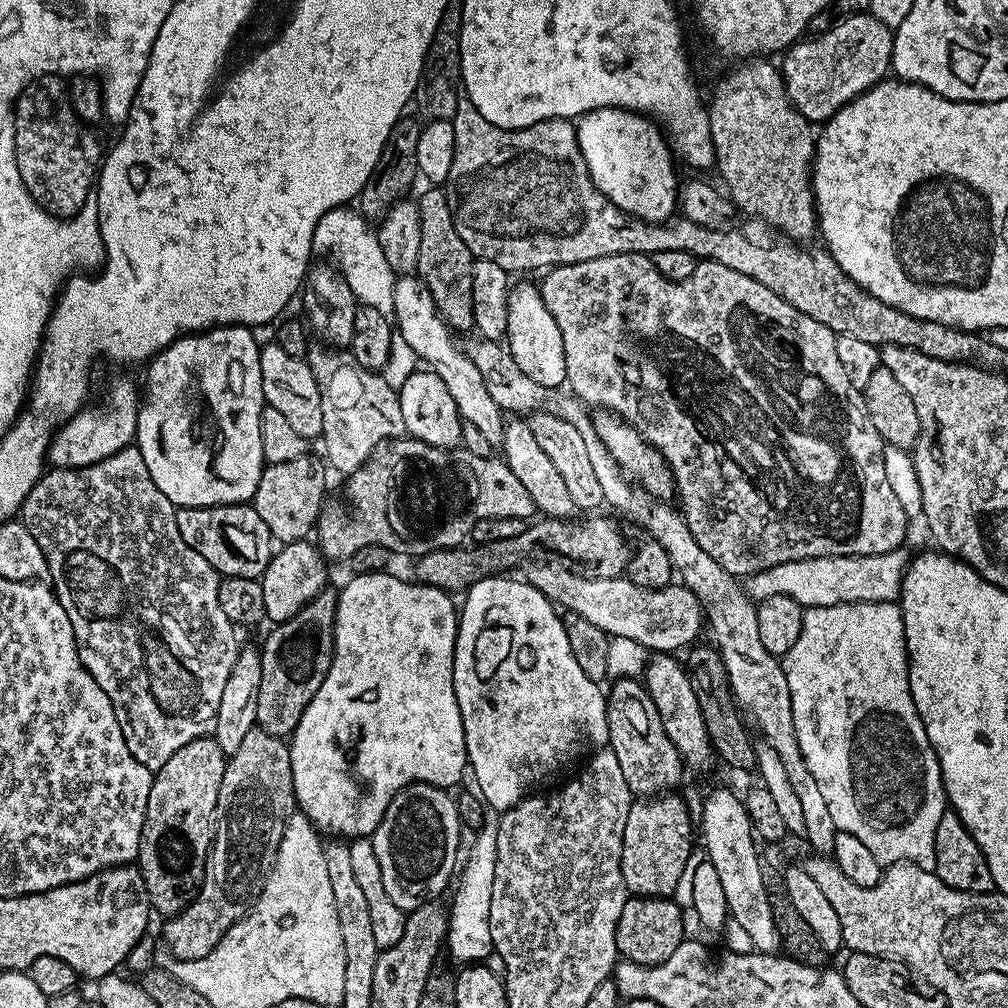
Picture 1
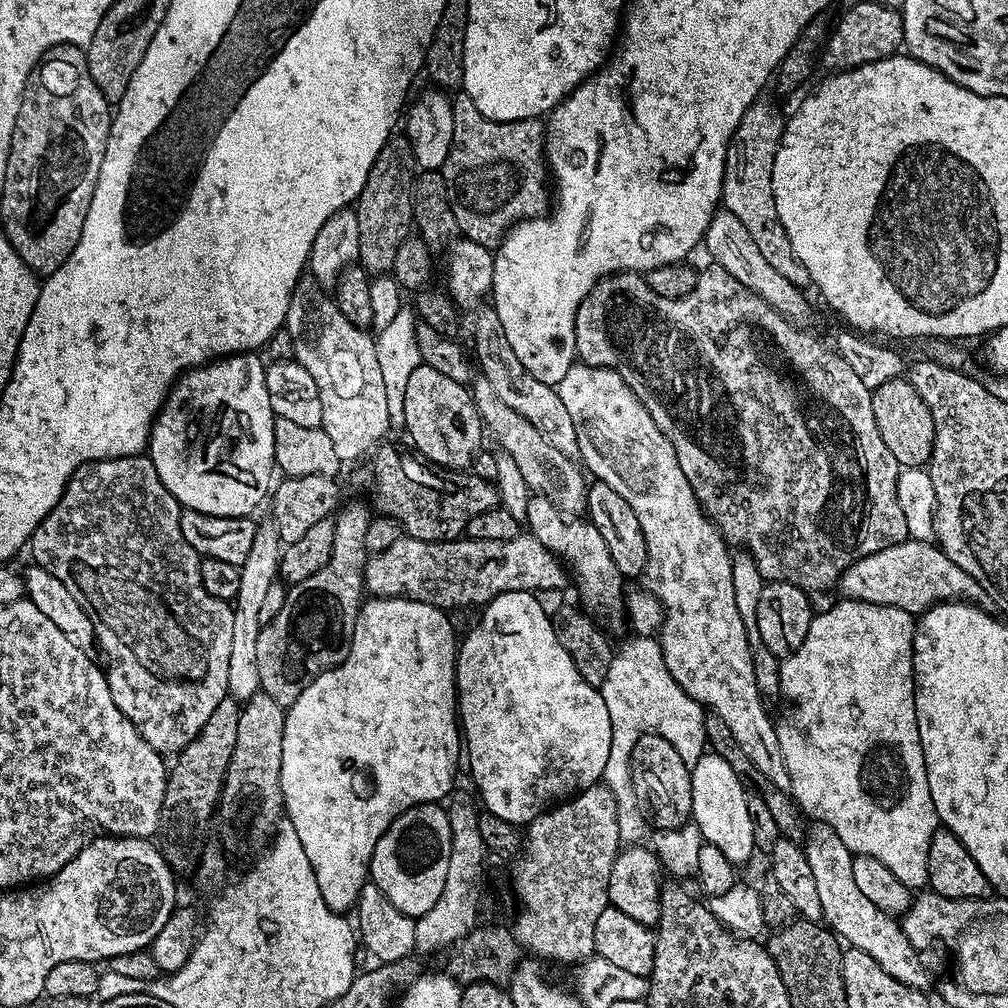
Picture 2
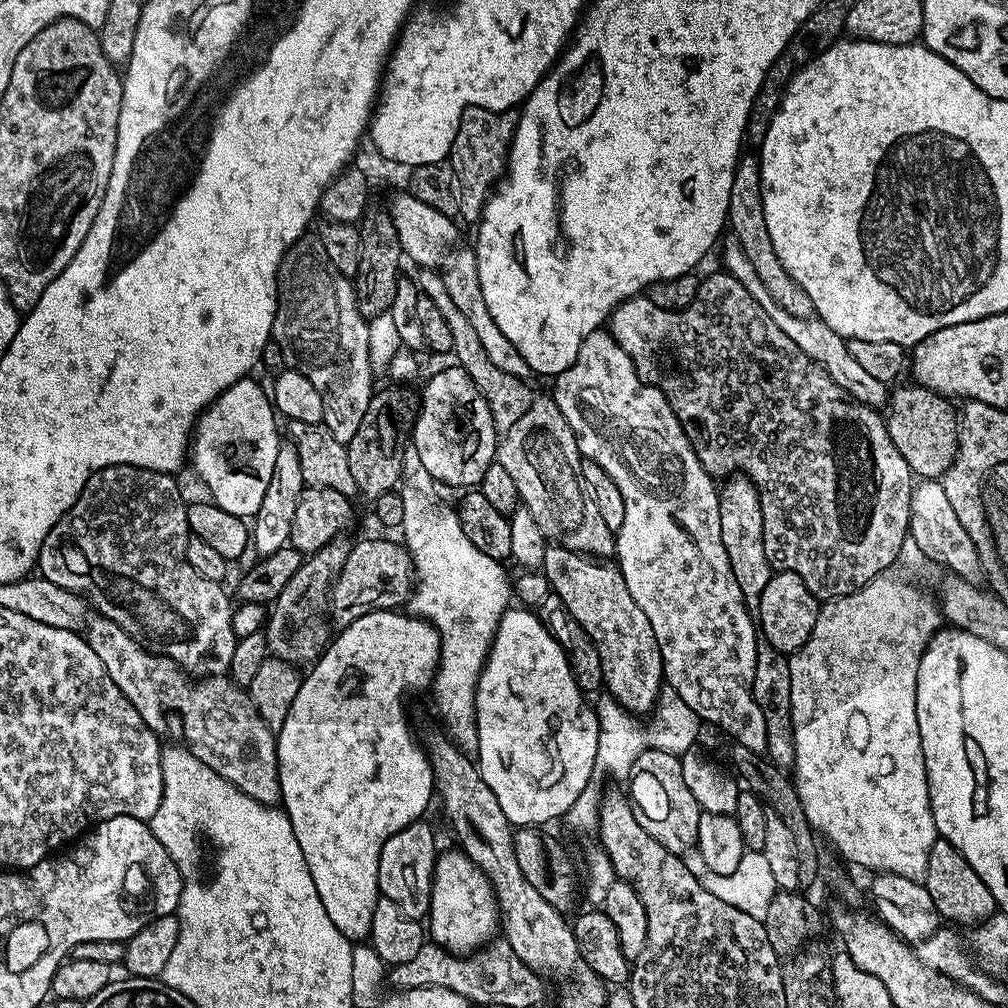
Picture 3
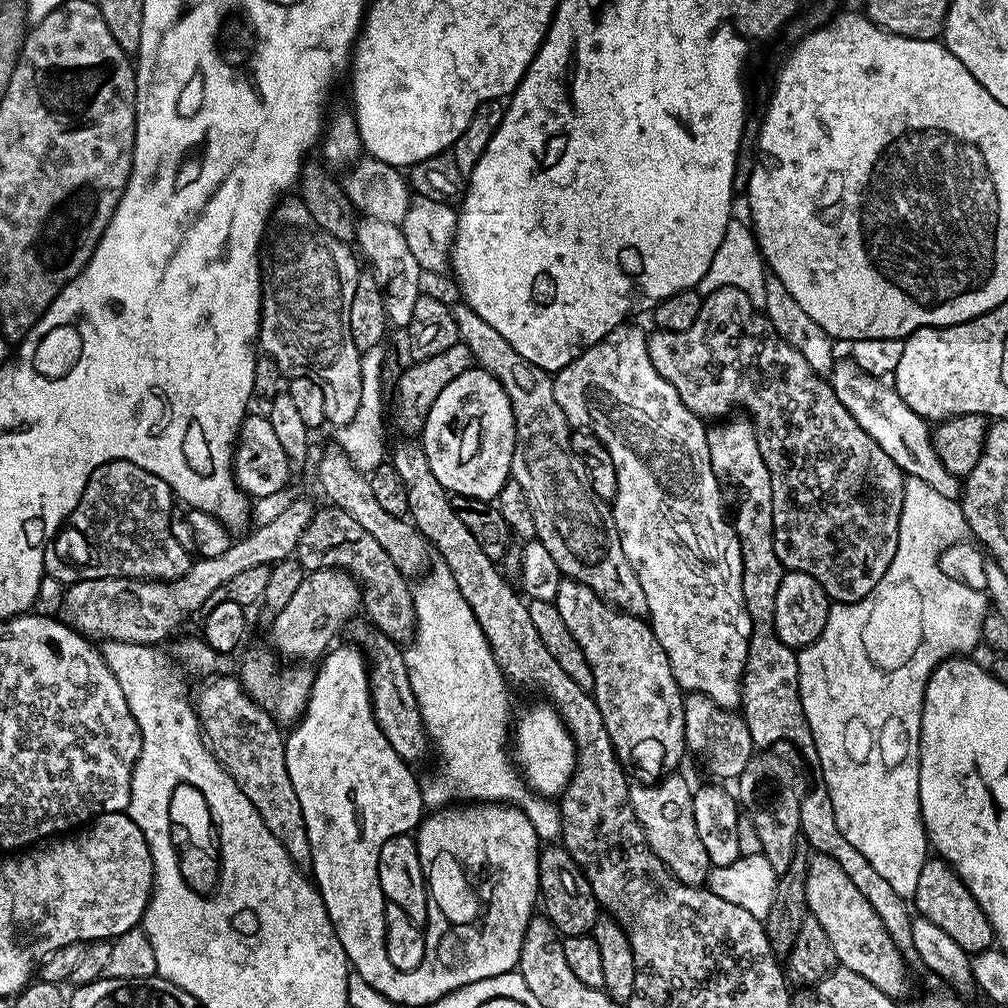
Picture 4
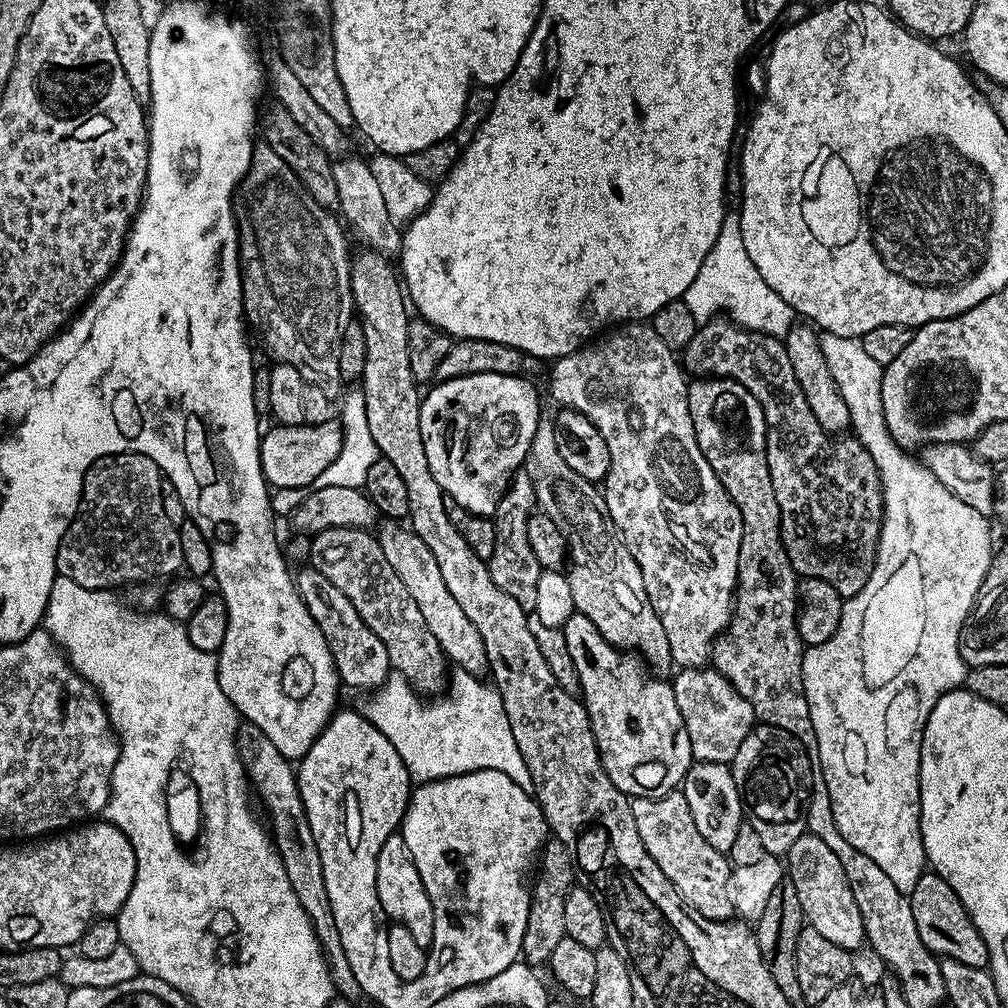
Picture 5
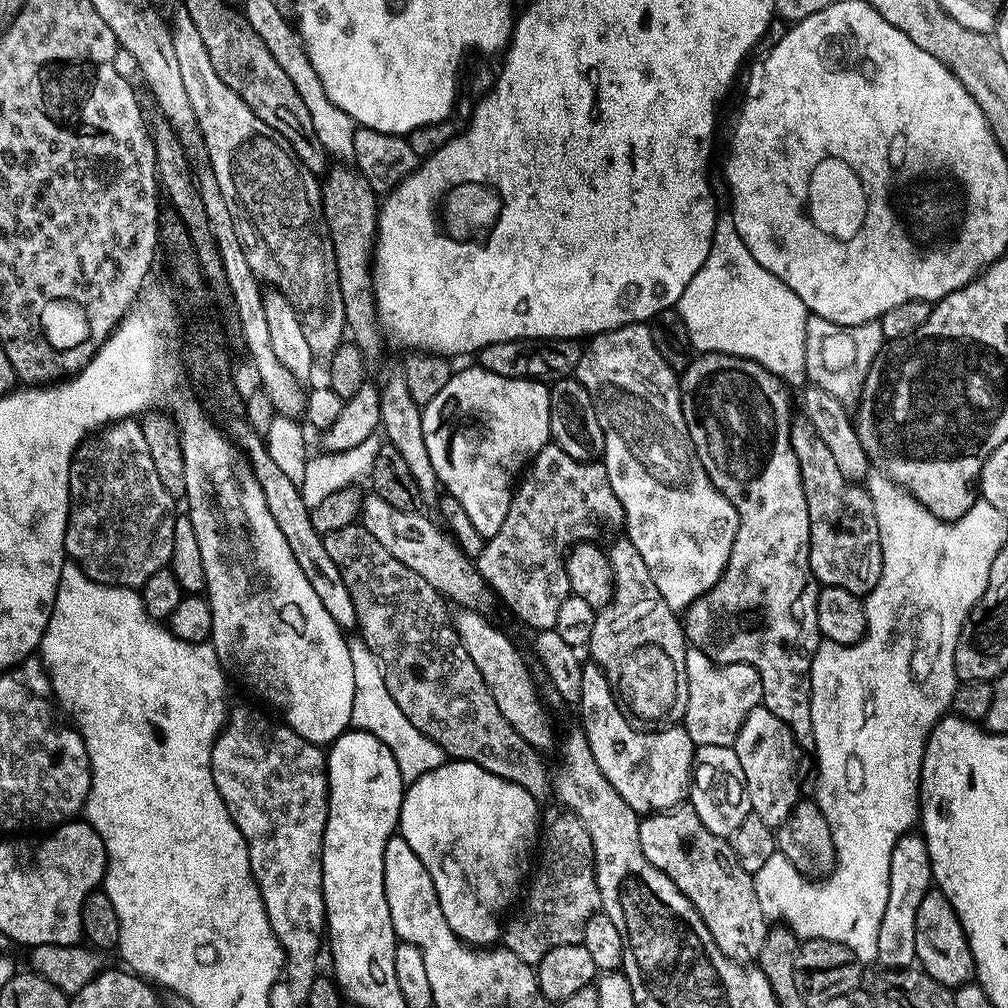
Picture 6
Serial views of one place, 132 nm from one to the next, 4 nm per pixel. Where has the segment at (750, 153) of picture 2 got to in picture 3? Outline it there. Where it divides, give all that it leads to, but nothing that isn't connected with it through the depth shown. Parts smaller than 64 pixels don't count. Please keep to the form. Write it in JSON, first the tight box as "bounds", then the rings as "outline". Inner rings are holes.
{"bounds":[727,155,812,318],"outline":[[[741,155],[740,161],[736,163],[734,186],[730,186],[727,227],[730,232],[732,228],[731,235],[742,246],[746,258],[750,258],[750,266],[758,270],[758,278],[762,278],[766,290],[776,299],[778,306],[782,306],[786,314],[794,314],[798,318],[811,317],[812,303],[806,290],[802,290],[802,286],[798,286],[790,274],[786,274],[786,266],[782,266],[778,254],[774,254],[774,242],[770,242],[770,230],[766,230],[766,214],[762,210],[760,161],[755,155]]]}

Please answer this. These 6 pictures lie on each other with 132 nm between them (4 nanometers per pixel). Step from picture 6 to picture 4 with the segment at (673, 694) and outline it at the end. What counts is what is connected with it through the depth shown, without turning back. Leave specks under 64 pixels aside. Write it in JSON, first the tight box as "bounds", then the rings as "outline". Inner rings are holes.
{"bounds":[451,303,647,618],"outline":[[[453,303],[451,310],[454,322],[458,326],[459,343],[465,344],[473,361],[479,367],[485,368],[504,387],[512,403],[516,441],[511,479],[516,480],[526,492],[526,502],[530,502],[530,510],[534,514],[536,539],[542,542],[542,546],[546,546],[546,550],[550,550],[554,562],[558,562],[561,577],[590,586],[594,594],[601,596],[607,604],[621,608],[623,612],[641,618],[647,617],[646,594],[642,594],[642,582],[638,582],[638,574],[634,574],[622,550],[611,503],[594,494],[594,486],[590,482],[586,466],[582,466],[578,454],[574,454],[572,432],[566,414],[562,414],[562,406],[558,406],[554,398],[552,376],[534,366],[534,362],[526,362],[526,358],[522,358],[522,354],[518,354],[518,350],[514,350],[514,346],[510,346],[510,342],[506,342],[506,338],[502,338],[498,330],[494,330],[494,326],[482,322],[482,318],[478,318],[478,314],[474,314],[474,310],[470,310],[468,304]]]}

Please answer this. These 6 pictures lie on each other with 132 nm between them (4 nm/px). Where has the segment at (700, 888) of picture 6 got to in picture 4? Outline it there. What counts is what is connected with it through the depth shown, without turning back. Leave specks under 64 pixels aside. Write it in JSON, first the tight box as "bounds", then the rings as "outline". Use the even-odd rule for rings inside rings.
{"bounds":[628,774,710,886],"outline":[[[669,774],[663,780],[655,782],[636,782],[629,787],[628,800],[632,803],[634,814],[646,834],[646,842],[656,857],[668,867],[683,884],[700,886],[707,881],[710,871],[706,849],[702,847],[702,838],[698,838],[698,826],[694,826],[694,806],[692,805],[693,785],[688,785],[680,774]]]}

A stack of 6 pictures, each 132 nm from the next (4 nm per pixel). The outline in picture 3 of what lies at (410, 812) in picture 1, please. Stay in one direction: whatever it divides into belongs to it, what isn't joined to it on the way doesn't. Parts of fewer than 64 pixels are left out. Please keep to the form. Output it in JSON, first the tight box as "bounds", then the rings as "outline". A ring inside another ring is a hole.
{"bounds":[378,822,438,921],"outline":[[[417,822],[398,830],[382,846],[382,854],[378,862],[378,882],[383,899],[394,902],[402,914],[423,921],[428,909],[432,907],[432,871],[436,865],[438,847],[436,848],[436,832],[425,822]]]}

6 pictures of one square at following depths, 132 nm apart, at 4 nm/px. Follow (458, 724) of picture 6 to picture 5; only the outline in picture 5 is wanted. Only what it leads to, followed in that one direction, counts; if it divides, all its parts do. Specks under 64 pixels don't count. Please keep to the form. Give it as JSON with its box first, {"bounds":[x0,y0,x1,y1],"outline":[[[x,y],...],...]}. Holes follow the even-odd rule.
{"bounds":[311,528,446,693],"outline":[[[331,528],[315,533],[311,537],[311,567],[326,574],[326,578],[330,578],[330,582],[334,582],[350,602],[354,602],[354,610],[358,610],[362,622],[382,638],[389,665],[399,675],[405,676],[417,693],[443,693],[446,688],[444,651],[440,649],[438,638],[430,634],[430,626],[426,626],[418,602],[410,598],[406,586],[402,586],[402,578],[398,578],[394,566],[386,562],[379,539],[372,534],[363,528]]]}

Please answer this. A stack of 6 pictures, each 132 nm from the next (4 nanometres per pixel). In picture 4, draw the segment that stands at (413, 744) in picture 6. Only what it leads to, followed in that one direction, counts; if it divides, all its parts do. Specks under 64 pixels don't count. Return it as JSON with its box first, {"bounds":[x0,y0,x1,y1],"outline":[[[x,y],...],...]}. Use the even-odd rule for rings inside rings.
{"bounds":[406,562,562,842],"outline":[[[436,562],[431,568],[423,573],[422,578],[417,584],[414,584],[414,610],[416,611],[416,635],[414,642],[409,643],[406,648],[406,659],[408,661],[408,673],[410,674],[410,687],[415,690],[418,700],[418,710],[422,713],[422,722],[424,723],[424,731],[427,732],[429,741],[438,751],[440,751],[440,760],[444,763],[444,776],[448,779],[448,784],[452,788],[456,788],[456,792],[460,796],[468,796],[464,798],[502,798],[503,803],[511,804],[514,808],[520,808],[526,814],[526,818],[530,818],[530,823],[534,825],[534,834],[538,834],[538,838],[542,842],[556,842],[562,837],[562,820],[560,818],[560,809],[551,799],[538,796],[524,782],[524,777],[520,775],[513,757],[510,755],[510,744],[504,741],[504,723],[508,720],[508,696],[504,693],[506,689],[506,681],[501,674],[500,669],[496,667],[496,659],[488,645],[486,634],[482,634],[482,626],[478,626],[478,618],[474,618],[474,610],[470,610],[470,606],[466,606],[466,598],[462,598],[462,594],[456,589],[454,582],[454,574],[448,572],[448,567],[442,562]]]}

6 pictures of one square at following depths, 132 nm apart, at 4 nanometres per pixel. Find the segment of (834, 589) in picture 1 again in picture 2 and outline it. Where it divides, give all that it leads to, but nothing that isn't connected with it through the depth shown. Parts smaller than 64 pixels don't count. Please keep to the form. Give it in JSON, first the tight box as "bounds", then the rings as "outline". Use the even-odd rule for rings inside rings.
{"bounds":[838,538,989,614],"outline":[[[911,538],[854,562],[840,575],[838,588],[844,591],[847,599],[898,606],[898,610],[913,614],[926,612],[946,600],[959,600],[977,606],[989,603],[986,590],[982,590],[982,586],[978,586],[978,582],[974,582],[962,566],[954,566],[940,547],[926,540]]]}

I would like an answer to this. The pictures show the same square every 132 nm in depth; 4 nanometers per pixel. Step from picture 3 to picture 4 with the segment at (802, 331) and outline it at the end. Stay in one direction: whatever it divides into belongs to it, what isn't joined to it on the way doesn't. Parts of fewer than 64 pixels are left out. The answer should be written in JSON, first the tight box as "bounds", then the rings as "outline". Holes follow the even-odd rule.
{"bounds":[830,358,962,501],"outline":[[[844,358],[833,364],[830,373],[830,383],[836,400],[850,410],[854,422],[890,454],[890,458],[895,462],[905,477],[913,476],[926,486],[931,486],[933,490],[938,490],[938,494],[944,495],[954,501],[959,501],[962,496],[961,477],[950,474],[946,466],[936,453],[936,447],[932,444],[933,429],[929,421],[922,419],[910,406],[906,406],[904,397],[896,393],[895,387],[883,379],[866,374],[861,368],[852,363],[851,359]]]}

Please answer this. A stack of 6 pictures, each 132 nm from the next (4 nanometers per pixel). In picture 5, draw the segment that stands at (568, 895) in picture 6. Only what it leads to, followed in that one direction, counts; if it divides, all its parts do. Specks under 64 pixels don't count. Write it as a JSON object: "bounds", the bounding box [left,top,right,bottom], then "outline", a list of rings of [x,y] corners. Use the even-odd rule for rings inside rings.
{"bounds":[520,839,574,966],"outline":[[[549,839],[542,849],[542,855],[538,860],[538,871],[535,873],[534,883],[531,885],[530,914],[526,918],[526,934],[522,938],[520,947],[523,959],[533,966],[547,965],[554,946],[558,946],[558,942],[562,942],[562,938],[565,936],[563,904],[564,897],[574,884],[572,872],[574,876],[574,861],[568,848],[560,840]]]}

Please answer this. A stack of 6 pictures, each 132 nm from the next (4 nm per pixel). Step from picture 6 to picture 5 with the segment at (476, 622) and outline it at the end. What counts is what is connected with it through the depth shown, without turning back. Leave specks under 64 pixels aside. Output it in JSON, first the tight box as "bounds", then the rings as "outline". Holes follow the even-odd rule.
{"bounds":[378,526,488,674],"outline":[[[388,526],[384,533],[379,533],[378,539],[382,546],[382,554],[386,554],[386,562],[394,566],[398,578],[402,578],[402,586],[414,602],[418,602],[418,610],[422,610],[422,618],[426,618],[426,626],[430,626],[430,634],[438,638],[440,649],[444,651],[445,657],[458,664],[463,673],[484,674],[488,672],[488,659],[482,642],[482,634],[462,614],[462,606],[454,602],[450,590],[446,590],[446,582],[442,579],[442,570],[438,570],[438,562],[434,554],[430,554],[430,546],[422,542],[416,533],[404,526]],[[404,527],[404,528],[400,528]]]}

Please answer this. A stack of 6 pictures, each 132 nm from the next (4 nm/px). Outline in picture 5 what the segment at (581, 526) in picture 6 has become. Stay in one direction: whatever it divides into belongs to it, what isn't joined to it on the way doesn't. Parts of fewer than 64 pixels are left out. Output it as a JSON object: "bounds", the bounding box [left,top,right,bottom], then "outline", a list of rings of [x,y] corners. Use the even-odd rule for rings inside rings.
{"bounds":[486,471,542,610],"outline":[[[517,471],[509,480],[508,491],[500,497],[496,507],[494,554],[486,562],[490,578],[494,578],[494,582],[502,586],[502,590],[506,590],[506,594],[510,594],[510,598],[514,598],[514,602],[518,602],[518,606],[525,610],[535,609],[536,587],[542,571],[538,558],[534,558],[534,550],[530,550],[530,538],[526,538],[528,518],[532,515],[535,504],[536,491],[531,478],[527,471]]]}

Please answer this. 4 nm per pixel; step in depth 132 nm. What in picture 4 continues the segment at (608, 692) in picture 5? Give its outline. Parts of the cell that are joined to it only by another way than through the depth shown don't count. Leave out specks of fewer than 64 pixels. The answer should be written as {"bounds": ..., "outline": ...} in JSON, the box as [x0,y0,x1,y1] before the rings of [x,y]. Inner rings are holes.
{"bounds":[554,578,686,782],"outline":[[[567,578],[561,579],[558,586],[558,594],[554,601],[558,614],[562,614],[562,622],[566,622],[566,627],[570,629],[570,634],[574,634],[574,642],[582,646],[582,654],[586,654],[586,662],[590,662],[590,670],[594,674],[594,686],[590,689],[593,696],[596,697],[598,710],[602,710],[602,722],[606,722],[606,734],[610,734],[610,742],[616,751],[616,758],[624,765],[625,769],[636,771],[635,779],[640,782],[655,782],[663,780],[665,776],[675,773],[680,764],[680,759],[686,756],[686,745],[684,742],[684,697],[685,693],[678,686],[674,674],[670,670],[670,662],[666,658],[666,650],[658,642],[654,634],[651,623],[647,619],[639,616],[632,616],[628,612],[623,612],[621,608],[616,608],[613,604],[607,604],[590,586],[586,586],[577,580]]]}

